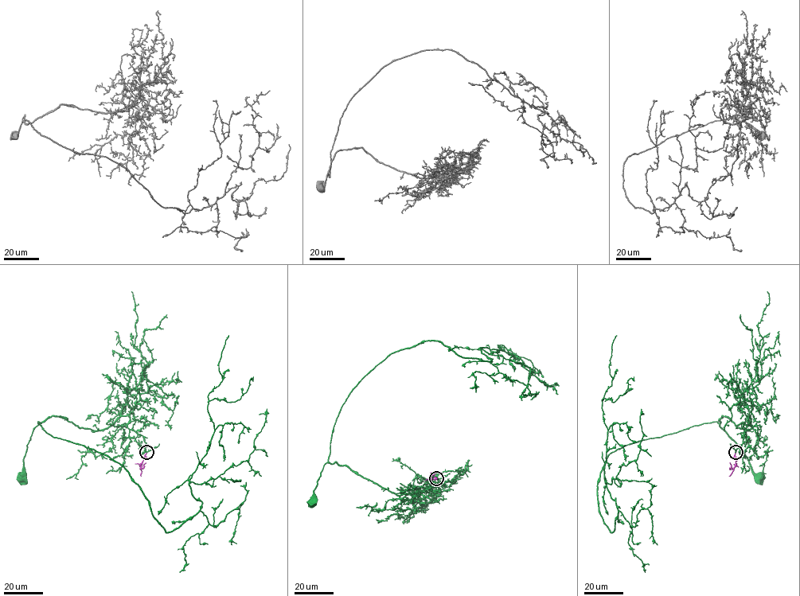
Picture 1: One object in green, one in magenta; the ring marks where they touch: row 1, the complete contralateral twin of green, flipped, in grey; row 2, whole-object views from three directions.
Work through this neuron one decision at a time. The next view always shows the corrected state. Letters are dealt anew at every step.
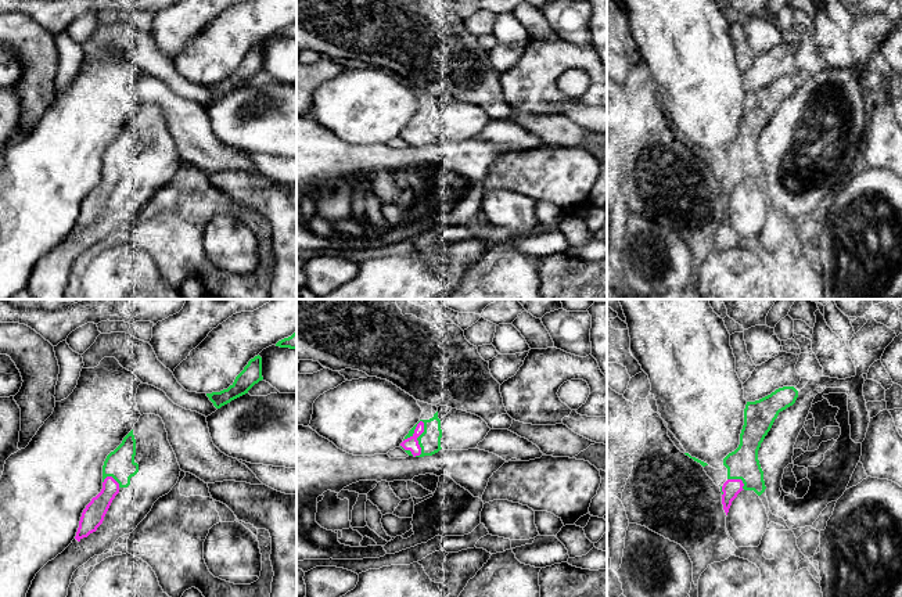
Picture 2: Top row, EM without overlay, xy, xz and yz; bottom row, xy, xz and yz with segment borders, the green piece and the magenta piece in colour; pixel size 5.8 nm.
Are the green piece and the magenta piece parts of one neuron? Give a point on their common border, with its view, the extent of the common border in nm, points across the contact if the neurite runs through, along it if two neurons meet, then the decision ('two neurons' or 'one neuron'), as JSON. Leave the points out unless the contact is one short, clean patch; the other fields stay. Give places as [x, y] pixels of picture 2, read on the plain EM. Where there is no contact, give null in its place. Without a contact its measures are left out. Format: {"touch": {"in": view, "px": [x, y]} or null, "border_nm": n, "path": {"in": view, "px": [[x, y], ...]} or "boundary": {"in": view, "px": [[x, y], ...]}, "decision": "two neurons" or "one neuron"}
{"touch": {"in": "xz", "px": [417, 129]}, "border_nm": 220, "decision": "one neuron"}

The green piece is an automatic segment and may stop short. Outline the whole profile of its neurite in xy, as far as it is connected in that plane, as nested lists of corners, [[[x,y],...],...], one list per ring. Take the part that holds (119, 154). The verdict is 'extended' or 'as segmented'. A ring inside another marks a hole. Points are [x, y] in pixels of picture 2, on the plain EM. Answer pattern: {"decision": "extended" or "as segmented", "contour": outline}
{"decision": "extended", "contour": [[[132,119],[104,151],[103,179],[91,188],[82,202],[75,226],[78,231],[97,220],[103,213],[112,190],[119,183],[119,179],[127,177],[130,175],[130,168],[139,162],[139,154],[134,151],[134,145],[136,129]]]}

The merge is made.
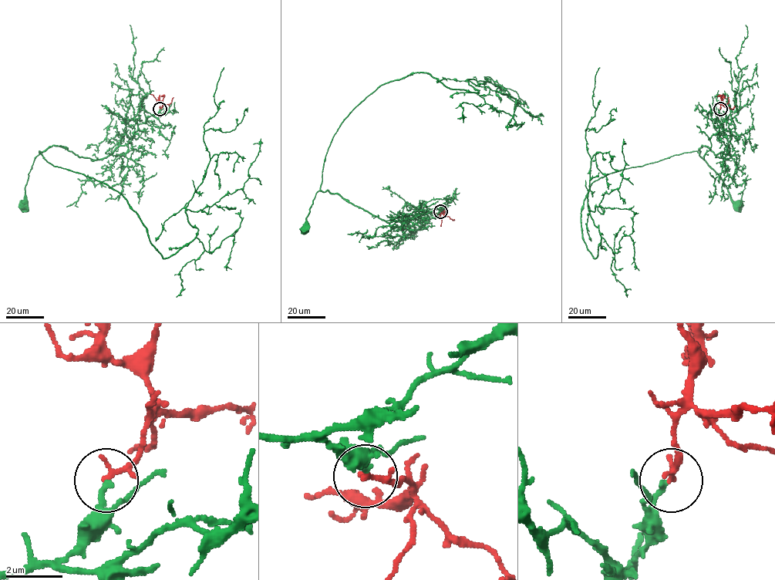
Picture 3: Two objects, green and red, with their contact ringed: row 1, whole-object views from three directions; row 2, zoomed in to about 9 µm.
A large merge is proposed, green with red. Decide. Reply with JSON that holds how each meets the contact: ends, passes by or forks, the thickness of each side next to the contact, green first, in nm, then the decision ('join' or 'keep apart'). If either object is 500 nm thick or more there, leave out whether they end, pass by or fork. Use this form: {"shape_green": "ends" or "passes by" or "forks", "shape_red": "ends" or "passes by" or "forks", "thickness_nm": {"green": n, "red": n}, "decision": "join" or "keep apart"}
{"shape_green": "ends", "shape_red": "ends", "thickness_nm": {"green": 180, "red": 220}, "decision": "join"}

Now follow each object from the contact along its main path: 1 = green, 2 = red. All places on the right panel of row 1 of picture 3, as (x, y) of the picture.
1: (720, 109), (717, 120), (731, 156), (716, 157), (702, 146), (699, 155), (738, 203)
2: (720, 109), (722, 94)

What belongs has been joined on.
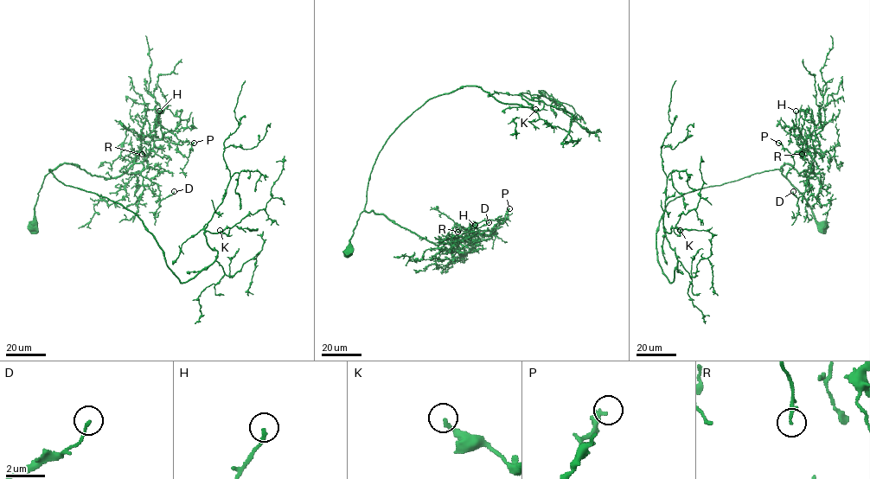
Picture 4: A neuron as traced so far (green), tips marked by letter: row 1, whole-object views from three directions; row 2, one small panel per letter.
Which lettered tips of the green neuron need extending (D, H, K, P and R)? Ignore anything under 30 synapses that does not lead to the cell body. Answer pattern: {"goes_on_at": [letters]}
{"goes_on_at": ["H"]}

